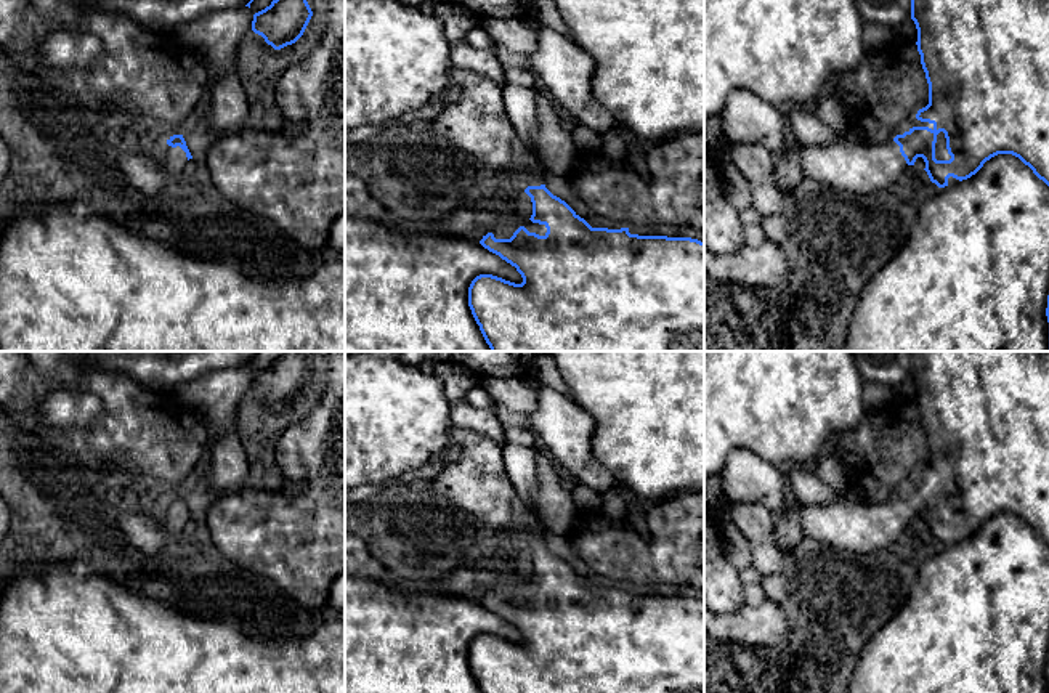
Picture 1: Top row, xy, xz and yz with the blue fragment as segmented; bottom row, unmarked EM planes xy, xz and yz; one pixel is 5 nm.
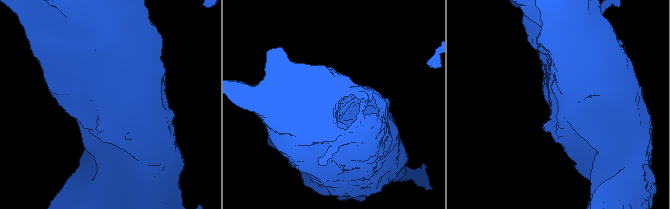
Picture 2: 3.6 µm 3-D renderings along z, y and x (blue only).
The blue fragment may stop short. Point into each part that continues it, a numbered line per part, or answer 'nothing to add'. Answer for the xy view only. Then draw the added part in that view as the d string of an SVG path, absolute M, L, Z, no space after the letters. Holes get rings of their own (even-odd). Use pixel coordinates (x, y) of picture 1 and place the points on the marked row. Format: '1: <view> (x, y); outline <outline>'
1: xy (172, 159); outline M167 143L157 151L160 159L160 168L170 180L184 178L183 168L188 162L186 152L176 146L172 148Z

